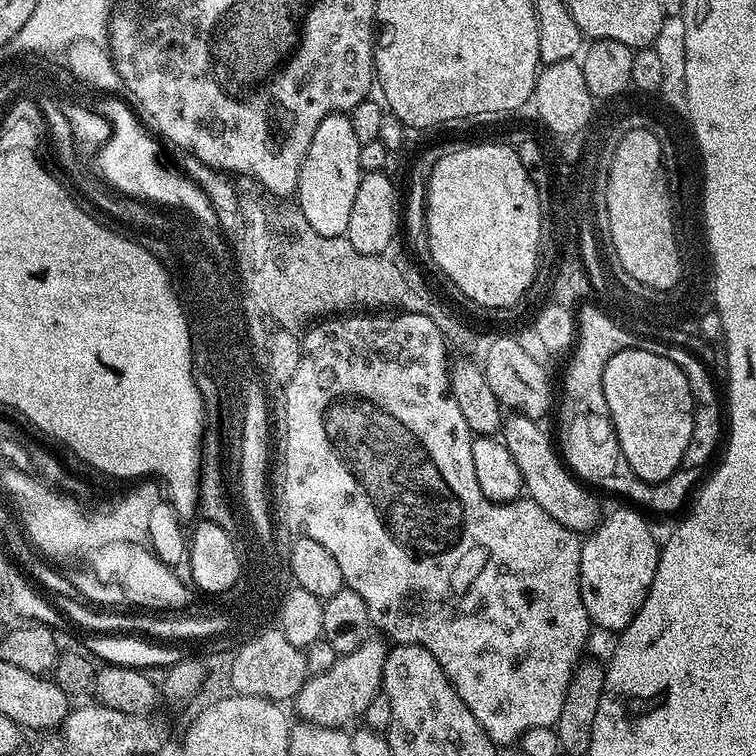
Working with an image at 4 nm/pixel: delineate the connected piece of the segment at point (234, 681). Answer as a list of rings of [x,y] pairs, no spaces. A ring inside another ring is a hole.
[[[271,631],[271,635],[260,636],[255,643],[244,647],[239,660],[235,660],[235,669],[227,683],[232,686],[231,691],[237,696],[260,696],[263,700],[292,702],[308,681],[308,677],[304,649],[294,646],[285,636]]]

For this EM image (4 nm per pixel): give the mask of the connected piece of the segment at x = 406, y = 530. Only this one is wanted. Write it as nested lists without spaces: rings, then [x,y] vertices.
[[[400,312],[399,314],[336,314],[331,318],[324,318],[313,323],[303,333],[300,341],[302,358],[298,362],[298,370],[294,370],[294,378],[290,378],[290,382],[283,385],[282,388],[282,392],[284,392],[285,428],[284,520],[288,523],[288,528],[292,531],[292,534],[314,538],[314,542],[326,546],[327,552],[338,561],[345,588],[354,590],[354,594],[362,597],[362,602],[366,602],[366,610],[370,614],[373,625],[377,629],[381,628],[385,632],[383,635],[389,641],[392,639],[392,642],[396,644],[421,644],[423,648],[430,650],[430,654],[434,654],[434,658],[438,658],[438,666],[442,666],[442,670],[450,678],[454,690],[458,690],[462,702],[466,702],[470,714],[474,714],[474,718],[478,718],[482,730],[486,730],[486,734],[491,738],[493,744],[497,746],[503,746],[503,744],[515,745],[524,732],[534,727],[553,727],[555,725],[558,714],[562,714],[562,702],[566,698],[566,690],[570,686],[572,671],[576,669],[576,665],[582,659],[580,651],[583,650],[584,643],[588,640],[588,631],[593,631],[594,628],[592,621],[588,619],[586,608],[582,606],[582,594],[580,593],[580,546],[582,540],[577,533],[566,530],[566,526],[554,522],[554,518],[550,518],[550,514],[546,514],[546,510],[542,510],[542,506],[538,506],[538,502],[527,498],[517,498],[509,500],[506,504],[499,504],[493,500],[488,500],[486,494],[482,494],[482,486],[478,486],[478,474],[474,474],[474,450],[472,449],[474,437],[466,426],[466,418],[462,418],[462,410],[458,406],[458,402],[454,402],[452,387],[448,381],[450,358],[446,356],[444,340],[446,340],[445,333],[440,331],[440,327],[431,318],[426,314],[414,314],[413,312]]]

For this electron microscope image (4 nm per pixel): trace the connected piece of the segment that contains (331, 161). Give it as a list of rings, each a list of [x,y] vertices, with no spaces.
[[[333,114],[318,122],[318,130],[314,130],[314,138],[310,138],[310,146],[300,164],[298,186],[294,193],[298,207],[302,214],[306,214],[306,222],[310,222],[318,234],[345,235],[362,175],[361,147],[347,115]]]

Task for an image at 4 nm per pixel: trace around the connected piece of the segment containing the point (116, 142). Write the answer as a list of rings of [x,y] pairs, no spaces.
[[[124,104],[97,105],[96,111],[103,118],[112,118],[114,124],[114,140],[106,147],[101,155],[104,159],[106,170],[102,174],[108,174],[103,180],[109,187],[114,185],[114,178],[118,184],[113,189],[121,195],[125,195],[141,202],[147,202],[156,206],[160,204],[177,205],[187,210],[189,216],[200,216],[200,220],[208,220],[212,224],[213,216],[217,210],[211,205],[202,189],[195,184],[192,178],[179,174],[166,166],[160,156],[160,146],[152,138],[148,137],[147,130],[136,120],[131,110]]]

